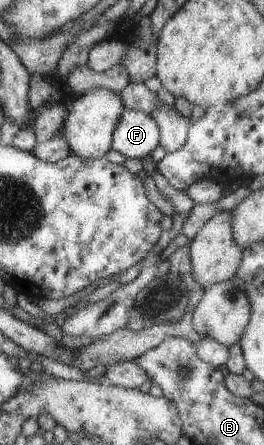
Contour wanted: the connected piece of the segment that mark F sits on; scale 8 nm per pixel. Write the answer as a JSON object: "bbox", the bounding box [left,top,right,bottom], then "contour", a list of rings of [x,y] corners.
{"bbox":[111,109,160,159],"contour":[[[125,109],[123,115],[120,116],[119,123],[116,124],[116,128],[112,132],[111,148],[120,152],[124,158],[141,159],[150,156],[151,151],[159,144],[160,131],[156,120],[146,112]]]}

